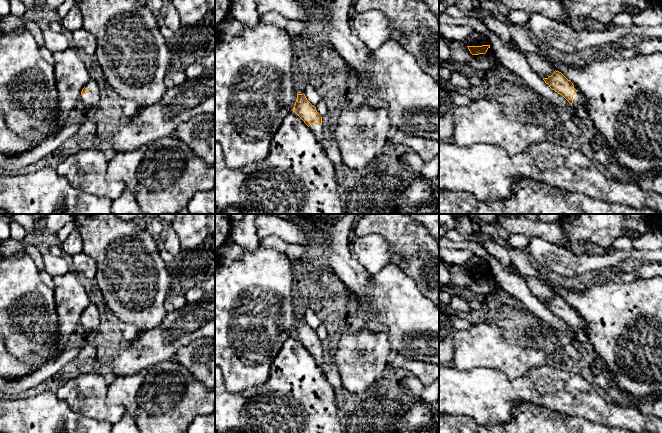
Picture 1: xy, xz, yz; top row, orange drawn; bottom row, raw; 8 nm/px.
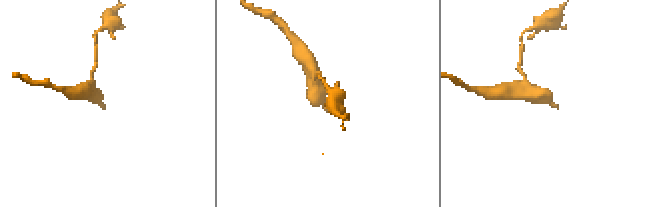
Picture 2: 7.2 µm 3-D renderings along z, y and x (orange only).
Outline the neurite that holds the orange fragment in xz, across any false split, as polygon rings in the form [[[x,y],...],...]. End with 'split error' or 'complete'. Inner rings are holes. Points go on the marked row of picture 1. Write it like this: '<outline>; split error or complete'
[[[298,94],[293,108],[295,112],[313,132],[316,140],[323,143],[323,124],[322,117],[306,98],[305,94]]]; split error

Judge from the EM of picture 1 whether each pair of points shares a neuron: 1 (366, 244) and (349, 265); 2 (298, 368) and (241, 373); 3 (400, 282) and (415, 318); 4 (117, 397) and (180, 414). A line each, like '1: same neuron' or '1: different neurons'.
1: different neurons
2: different neurons
3: same neuron
4: same neuron

